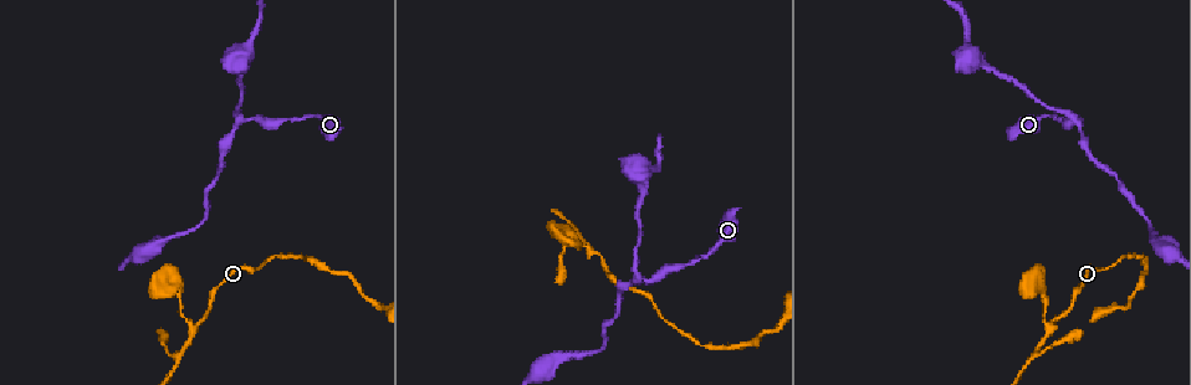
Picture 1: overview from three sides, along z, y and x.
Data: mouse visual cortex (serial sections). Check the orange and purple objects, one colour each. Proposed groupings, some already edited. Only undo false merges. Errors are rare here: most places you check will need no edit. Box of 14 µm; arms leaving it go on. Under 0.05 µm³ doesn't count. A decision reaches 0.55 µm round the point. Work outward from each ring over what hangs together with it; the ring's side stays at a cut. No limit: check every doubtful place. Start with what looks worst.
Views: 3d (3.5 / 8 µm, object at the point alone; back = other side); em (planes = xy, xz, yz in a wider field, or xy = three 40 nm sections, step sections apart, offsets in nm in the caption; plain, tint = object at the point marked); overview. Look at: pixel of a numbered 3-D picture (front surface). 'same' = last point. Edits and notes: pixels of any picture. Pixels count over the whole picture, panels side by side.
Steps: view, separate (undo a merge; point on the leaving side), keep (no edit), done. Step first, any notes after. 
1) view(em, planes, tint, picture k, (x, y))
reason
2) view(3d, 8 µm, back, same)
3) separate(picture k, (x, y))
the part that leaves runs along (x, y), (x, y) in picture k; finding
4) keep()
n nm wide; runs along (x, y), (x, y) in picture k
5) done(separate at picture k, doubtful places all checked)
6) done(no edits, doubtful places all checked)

view(3d, 3.5 µm, back, picture 1, (241, 122))
a fork

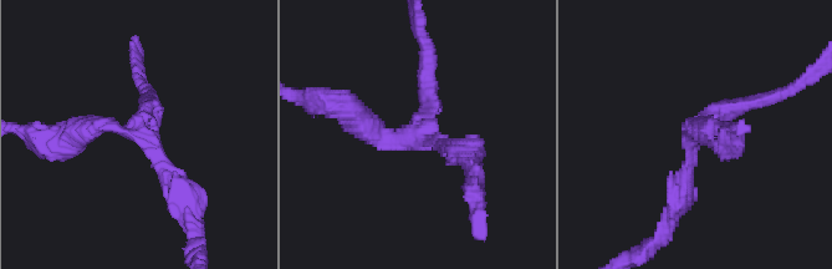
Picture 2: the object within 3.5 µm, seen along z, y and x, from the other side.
view(em, xy, step 2, plain, picture 2, (418, 130))
3 arms; arms of 200, 200, 350 nm

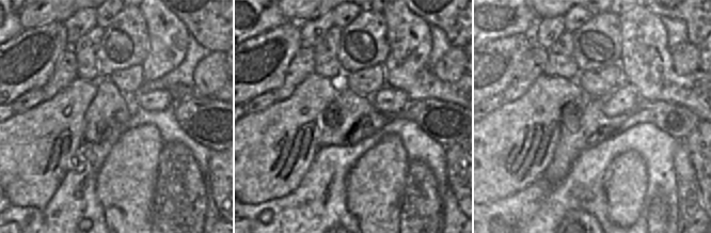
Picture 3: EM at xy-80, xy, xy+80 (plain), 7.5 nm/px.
view(em, xy, step 2, tint, same)
with the object marked

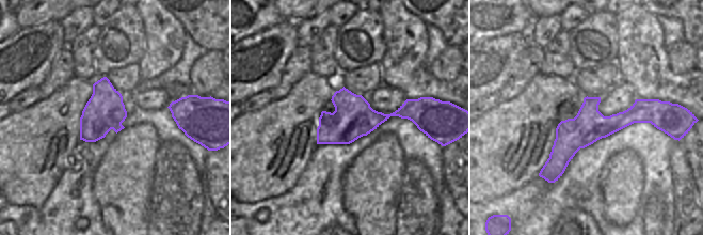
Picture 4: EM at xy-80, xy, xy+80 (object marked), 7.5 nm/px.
keep()
runs along (658, 108), (589, 126), (544, 170) in picture 4; one cell here

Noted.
view(3d, 3.5 µm, picture 1, (587, 250))
two arms in line, one across

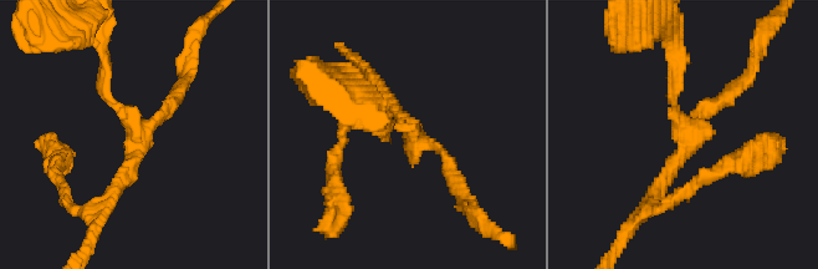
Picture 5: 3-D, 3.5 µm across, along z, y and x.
view(em, xy, step 3, tint, picture 5, (686, 135))

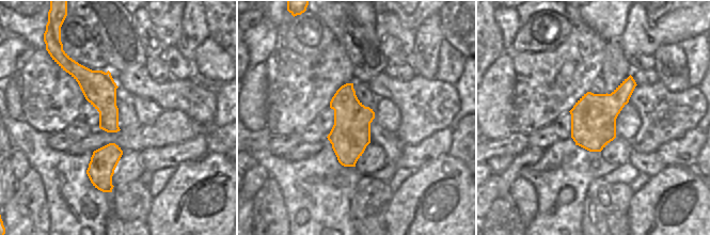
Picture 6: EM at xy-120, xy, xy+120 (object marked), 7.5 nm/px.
view(em, xy, step 1, tint, same)
cut it another way

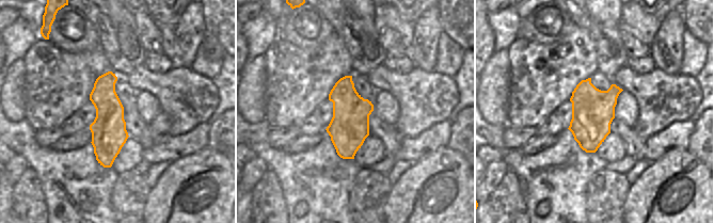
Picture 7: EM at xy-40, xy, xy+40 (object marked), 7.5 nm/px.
keep()
arms of 150, 200, 200 nm; runs along (110, 75), (107, 81), (106, 164) in picture 7; continuous, no second cell

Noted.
view(3d, 3.5 µm, picture 1, (1035, 356))
arms part here

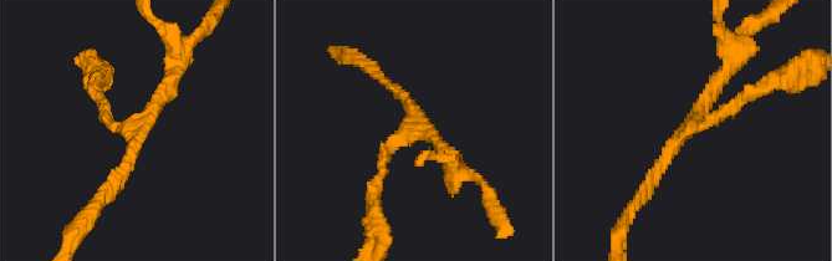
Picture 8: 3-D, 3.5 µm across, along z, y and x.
view(em, xy, step 5, tint, picture 8, (696, 120))
3 arms; arms of 150, 150, 200 nm; now the EM

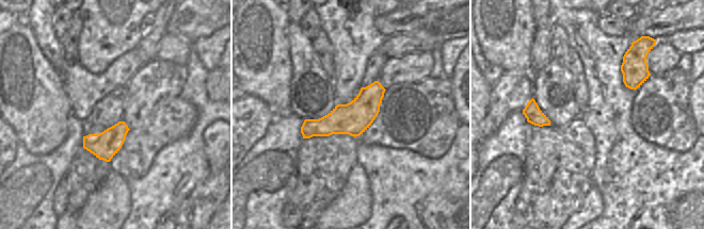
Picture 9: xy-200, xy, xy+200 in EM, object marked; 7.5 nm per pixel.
keep()
runs along (175, 57), (144, 122), (113, 126), (98, 98) in picture 8; continuous, no second cell

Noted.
done(no edits, doubtful places all checked)

